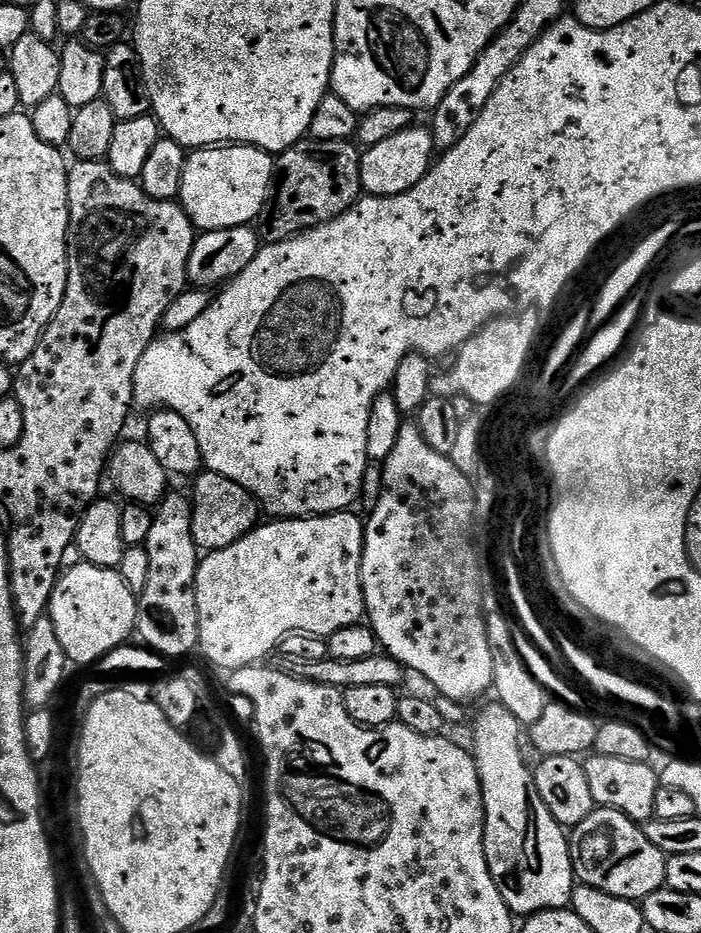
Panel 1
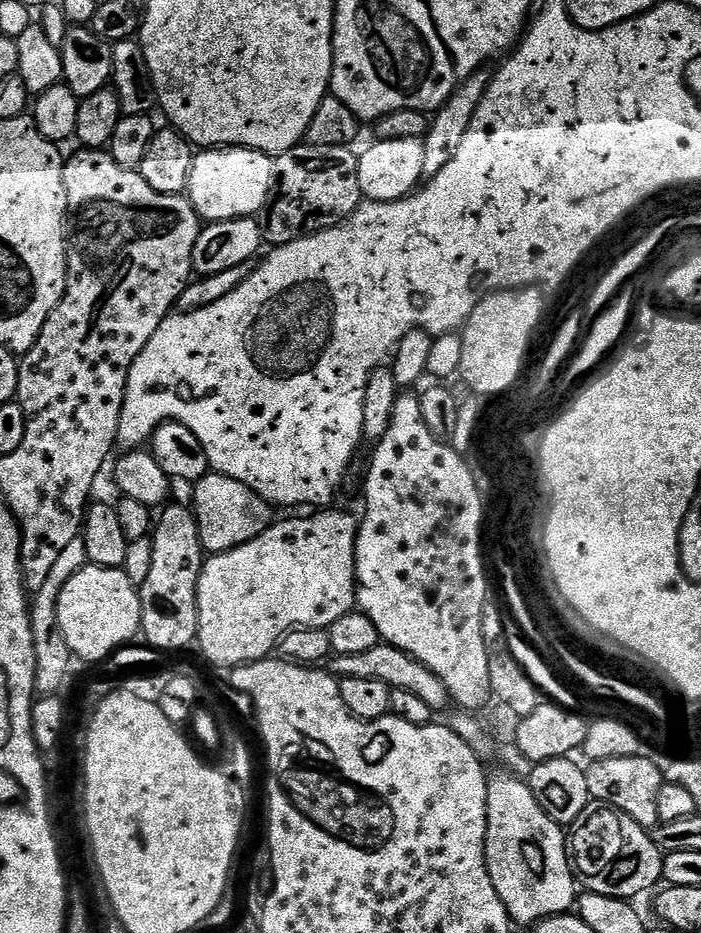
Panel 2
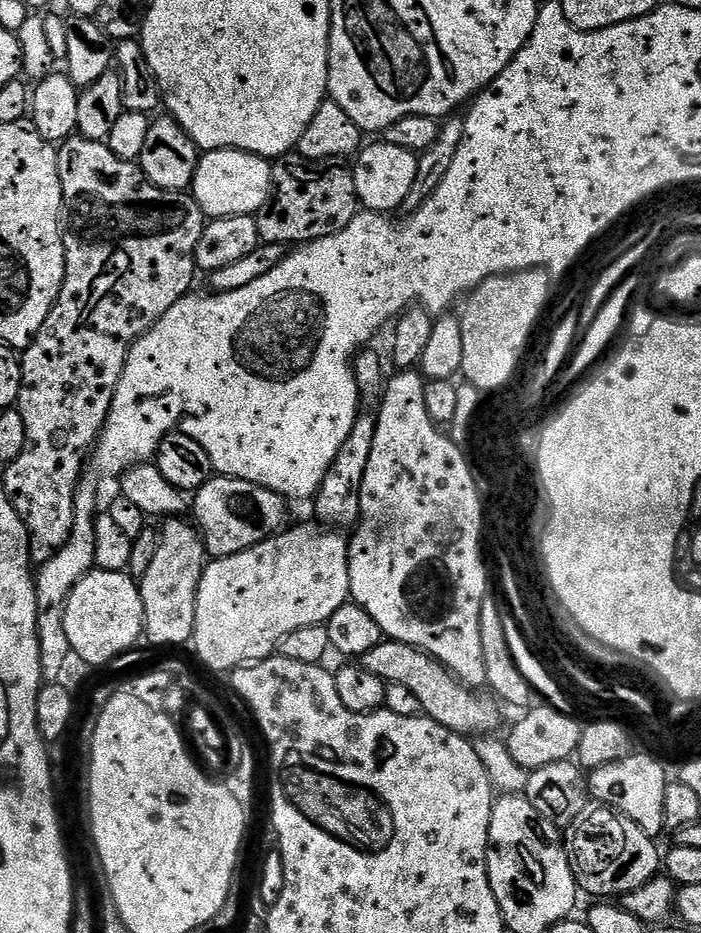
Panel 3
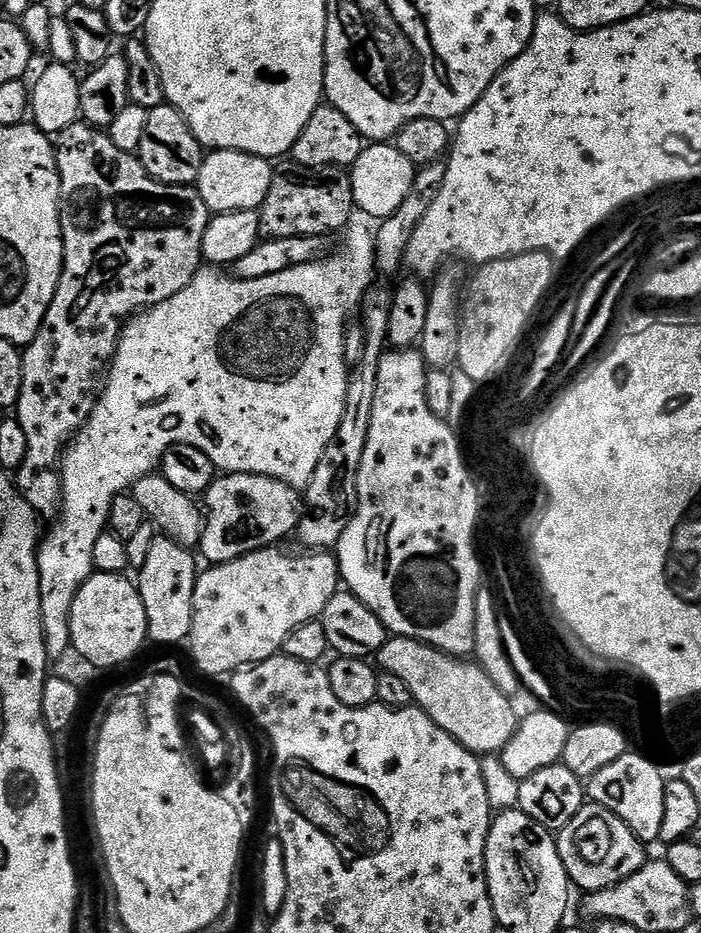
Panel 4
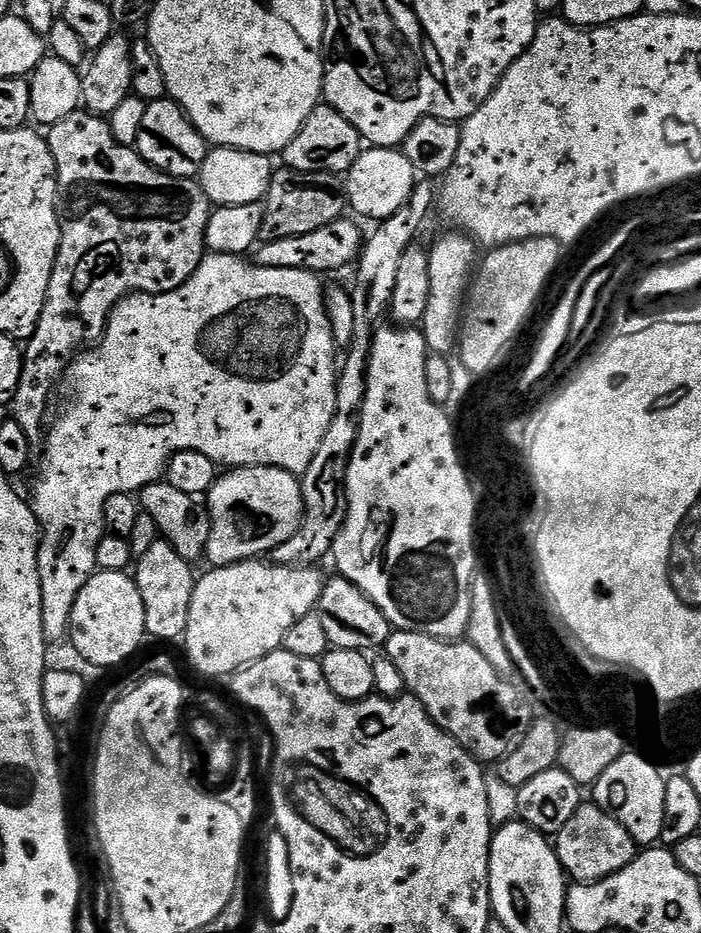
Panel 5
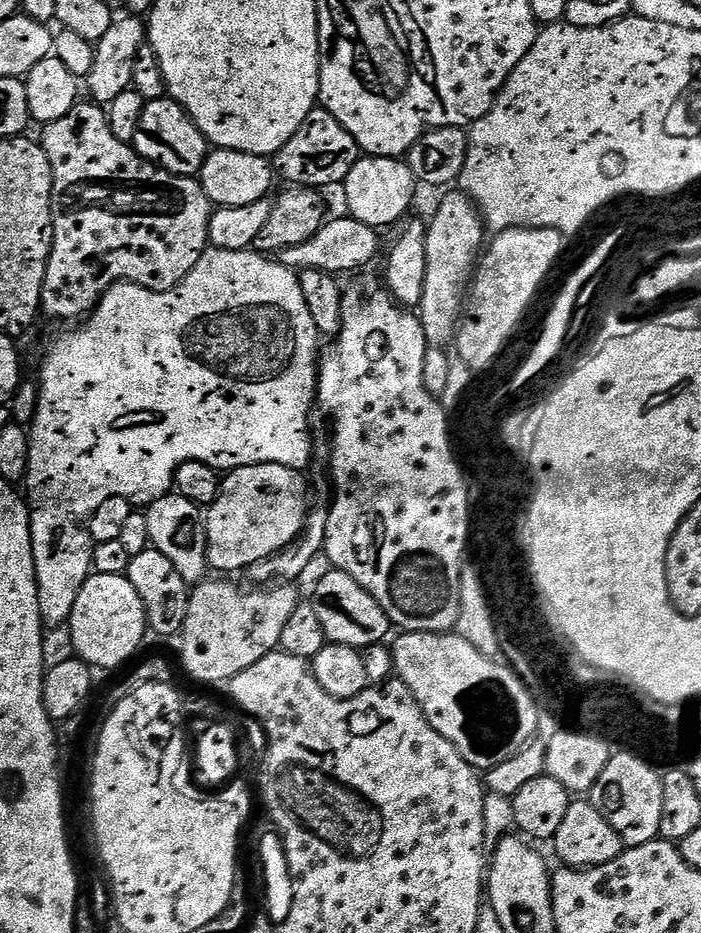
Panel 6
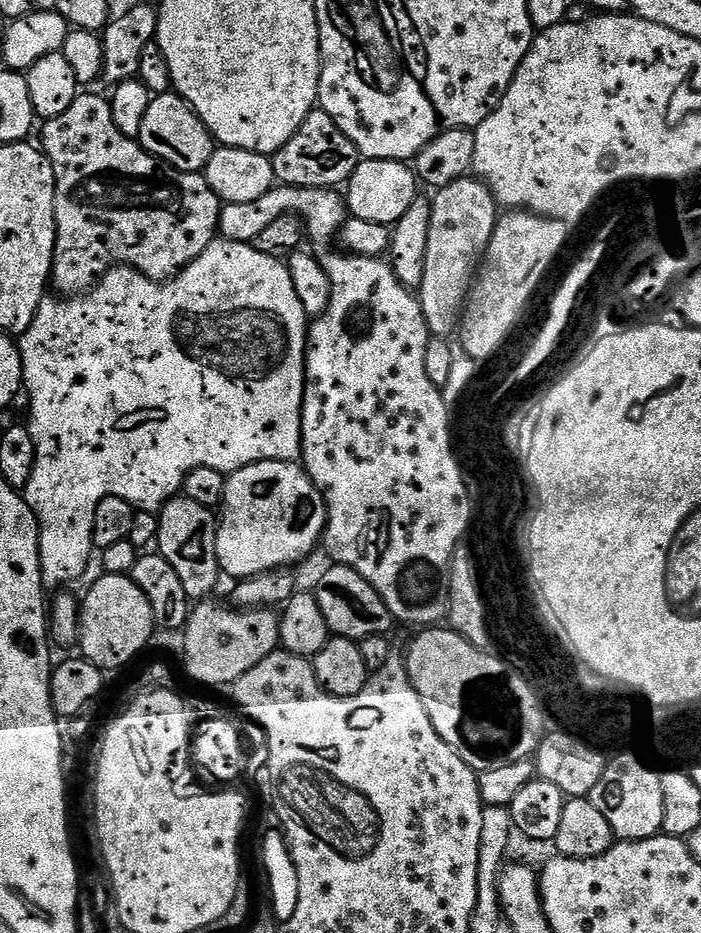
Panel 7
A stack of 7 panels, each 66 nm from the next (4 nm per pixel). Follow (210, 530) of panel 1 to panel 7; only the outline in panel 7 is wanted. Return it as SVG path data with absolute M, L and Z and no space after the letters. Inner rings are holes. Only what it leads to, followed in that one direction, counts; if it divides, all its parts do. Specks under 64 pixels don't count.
M263 460L239 468L227 477L227 481L216 529L216 557L220 563L220 571L225 577L247 578L263 572L284 570L289 566L296 566L292 564L298 563L299 560L306 559L315 550L316 544L318 548L328 527L328 507L324 504L324 495L316 489L299 463Z

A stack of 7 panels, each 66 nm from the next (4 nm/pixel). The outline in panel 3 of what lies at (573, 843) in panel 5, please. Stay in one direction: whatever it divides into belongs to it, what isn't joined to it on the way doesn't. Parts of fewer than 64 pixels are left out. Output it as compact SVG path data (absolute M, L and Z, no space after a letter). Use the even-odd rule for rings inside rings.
M592 802L585 806L578 818L563 829L562 843L577 889L596 896L592 898L623 898L655 878L662 868L662 852L656 849L657 841L642 834L630 818L604 804Z

